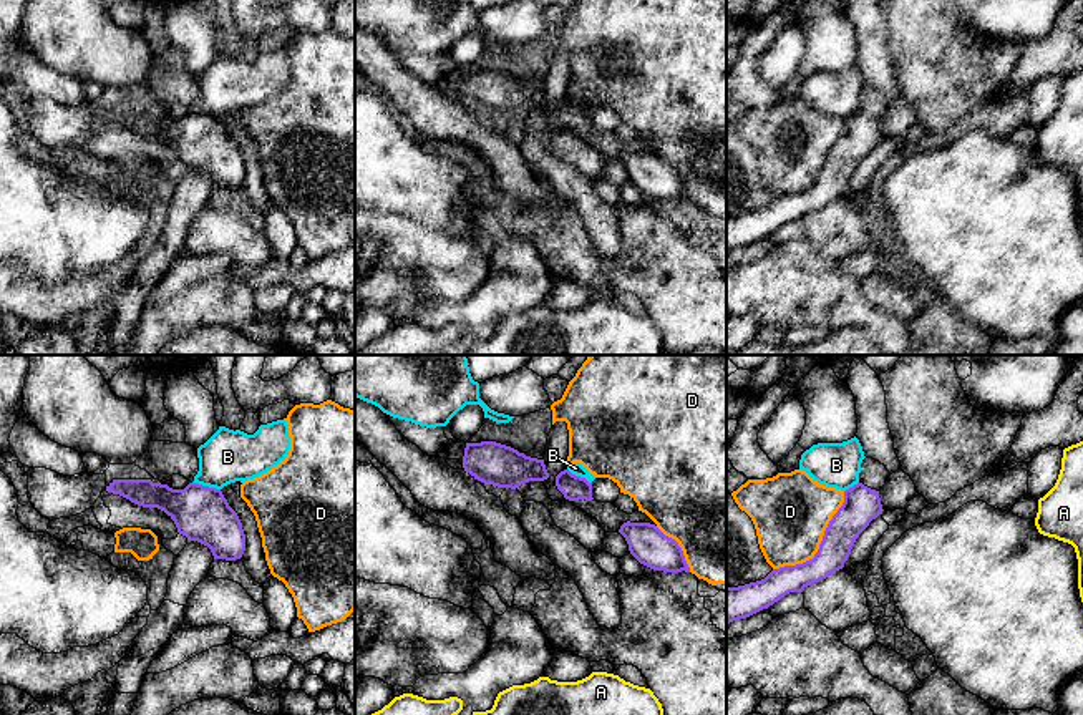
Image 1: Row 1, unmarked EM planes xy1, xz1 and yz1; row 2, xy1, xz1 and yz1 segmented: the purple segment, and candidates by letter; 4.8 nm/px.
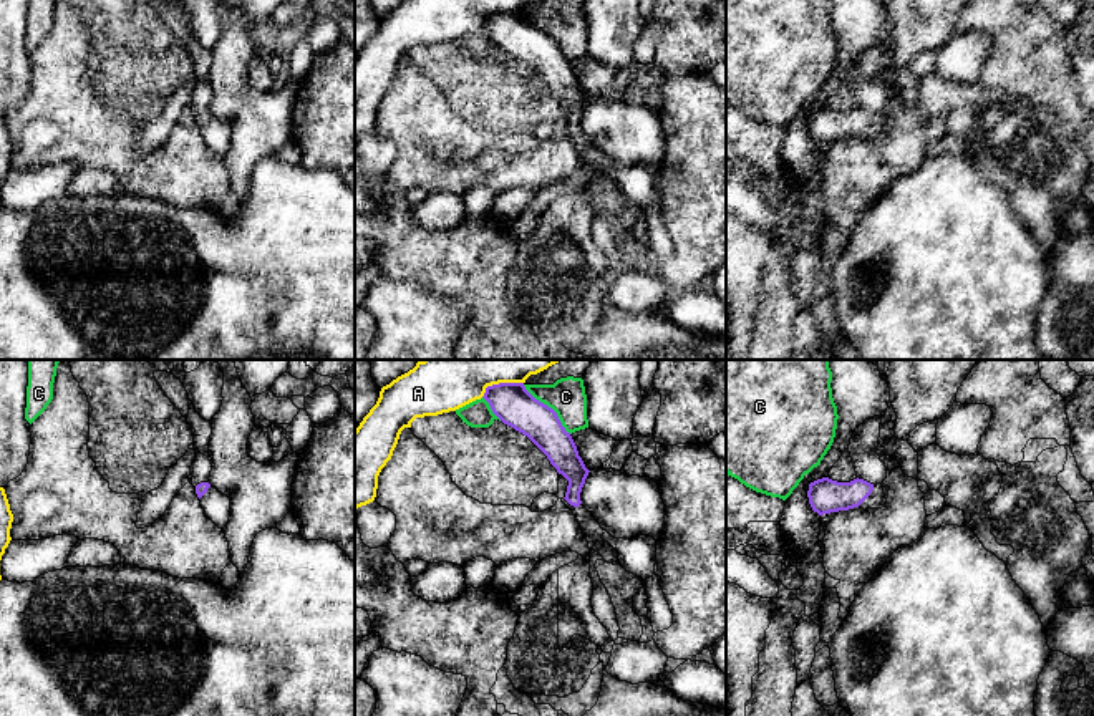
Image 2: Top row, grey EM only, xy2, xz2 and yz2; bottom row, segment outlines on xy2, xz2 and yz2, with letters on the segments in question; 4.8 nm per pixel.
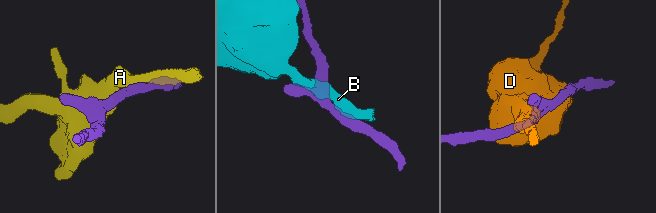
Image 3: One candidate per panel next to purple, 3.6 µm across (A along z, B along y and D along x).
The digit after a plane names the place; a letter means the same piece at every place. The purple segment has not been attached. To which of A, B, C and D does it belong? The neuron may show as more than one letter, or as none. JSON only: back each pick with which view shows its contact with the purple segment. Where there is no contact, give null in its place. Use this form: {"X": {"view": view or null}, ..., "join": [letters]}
{"join": []}

